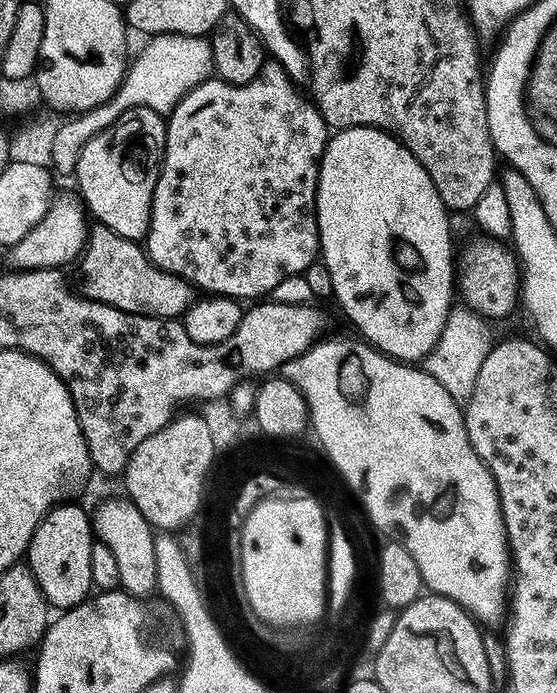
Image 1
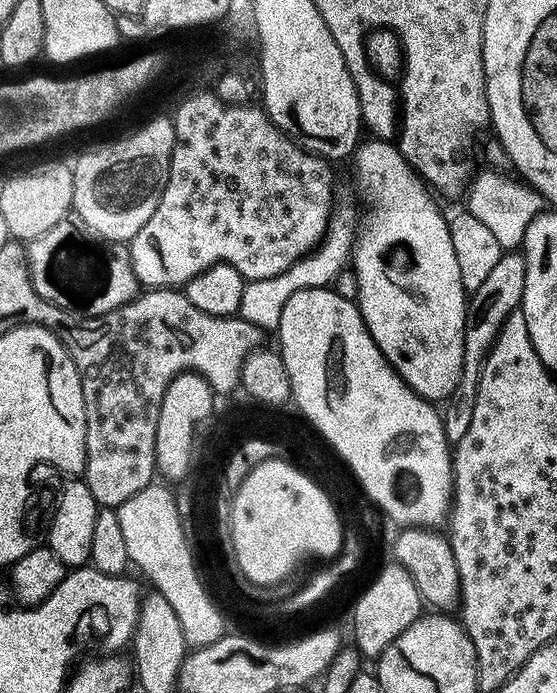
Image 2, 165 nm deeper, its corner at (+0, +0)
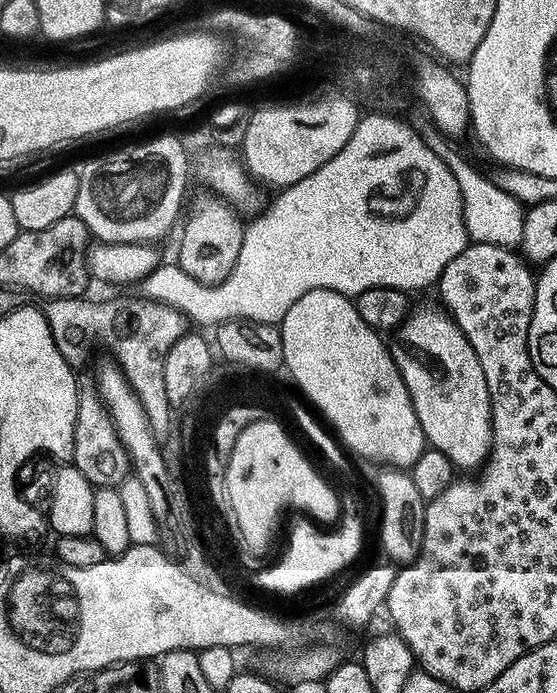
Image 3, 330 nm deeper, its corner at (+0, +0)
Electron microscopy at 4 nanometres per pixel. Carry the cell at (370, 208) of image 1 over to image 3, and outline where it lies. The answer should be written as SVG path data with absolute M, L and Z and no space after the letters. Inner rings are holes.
M432 304L405 315L394 336L400 341L391 345L392 359L411 396L425 441L446 454L457 469L481 467L492 443L492 408L474 346L447 311Z

